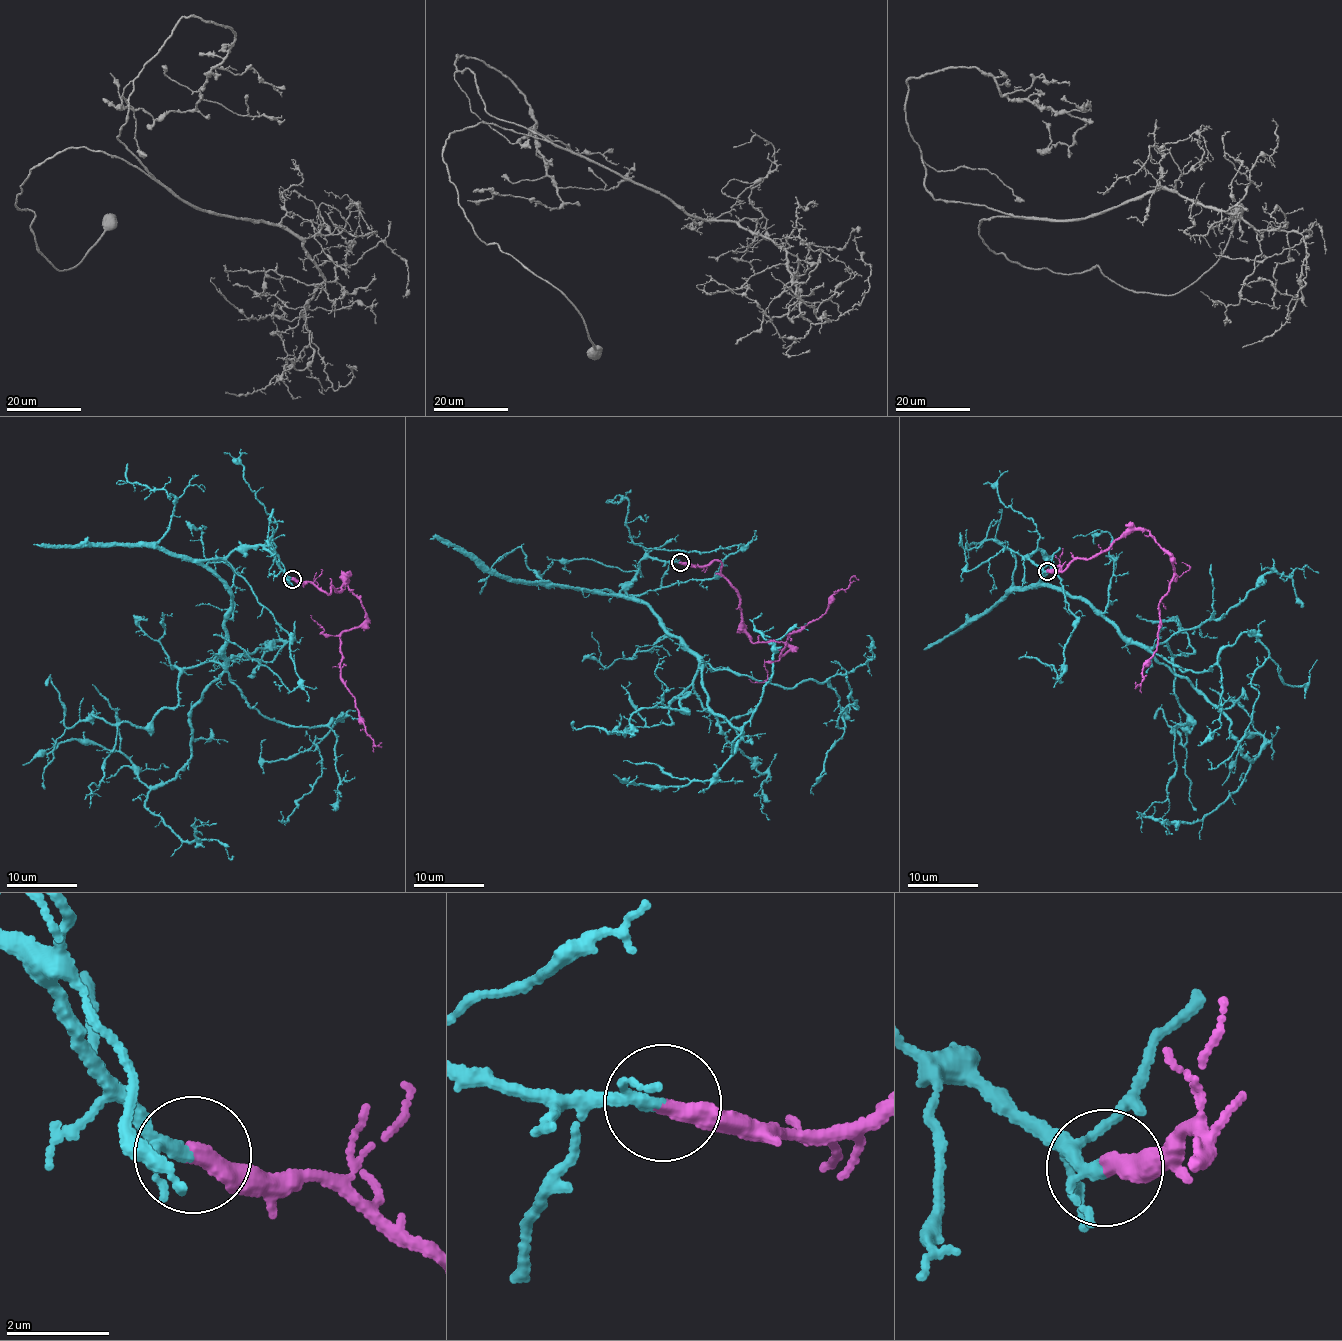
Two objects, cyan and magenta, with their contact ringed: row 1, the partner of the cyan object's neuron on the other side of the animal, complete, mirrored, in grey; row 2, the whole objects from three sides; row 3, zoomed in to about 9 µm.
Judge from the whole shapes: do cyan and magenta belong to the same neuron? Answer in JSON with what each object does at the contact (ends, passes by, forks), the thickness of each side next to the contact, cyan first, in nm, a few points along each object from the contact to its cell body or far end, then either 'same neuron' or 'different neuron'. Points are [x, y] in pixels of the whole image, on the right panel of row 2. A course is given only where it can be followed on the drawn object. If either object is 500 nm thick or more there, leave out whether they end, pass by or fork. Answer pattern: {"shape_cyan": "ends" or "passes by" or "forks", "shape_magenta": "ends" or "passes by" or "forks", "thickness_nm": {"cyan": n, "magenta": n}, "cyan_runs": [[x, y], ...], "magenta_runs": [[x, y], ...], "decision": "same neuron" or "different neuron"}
{"shape_cyan": "passes by", "shape_magenta": "ends", "thickness_nm": {"cyan": 170, "magenta": 360}, "cyan_runs": [[1046, 571], [1028, 558], [1039, 550], [1044, 583], [1185, 671], [1257, 635], [1268, 655], [1245, 735], [1208, 760]], "magenta_runs": [[1046, 571], [1093, 558], [1133, 531], [1146, 530], [1168, 555], [1157, 650], [1141, 686]], "decision": "same neuron"}

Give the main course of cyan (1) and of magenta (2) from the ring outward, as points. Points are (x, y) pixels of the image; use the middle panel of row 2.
1: (680, 561), (645, 558), (603, 593), (653, 610), (713, 668), (827, 681), (842, 728), (858, 707), (831, 662)
2: (680, 561), (720, 561), (744, 629), (752, 641), (790, 646), (779, 655), (788, 634), (859, 579)

